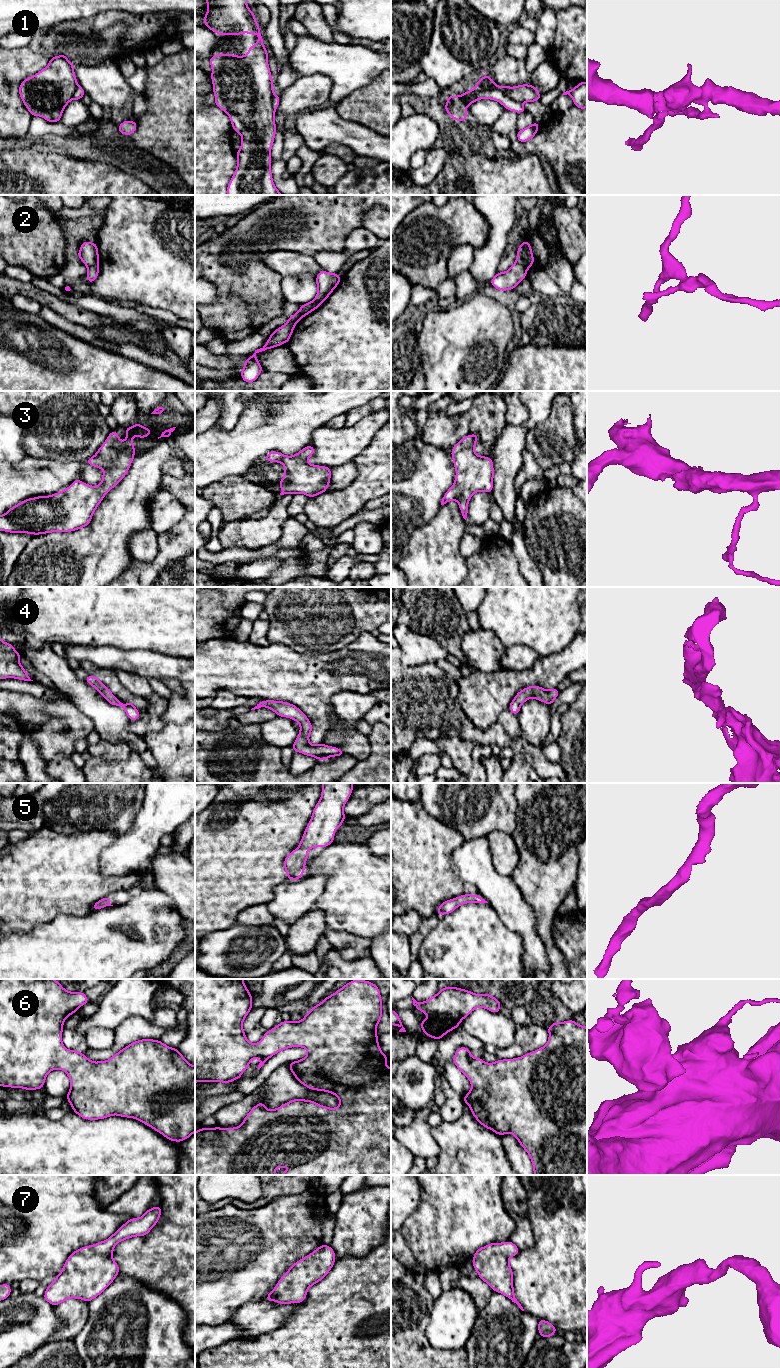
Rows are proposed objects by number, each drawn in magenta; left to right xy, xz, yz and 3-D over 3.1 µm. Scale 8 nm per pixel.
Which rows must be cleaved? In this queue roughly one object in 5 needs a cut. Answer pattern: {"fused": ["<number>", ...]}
{"fused": ["1", "2"]}

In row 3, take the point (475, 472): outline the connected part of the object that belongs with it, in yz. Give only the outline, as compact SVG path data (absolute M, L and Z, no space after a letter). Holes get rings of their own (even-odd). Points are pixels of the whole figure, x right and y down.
M470 434L461 439L451 450L456 469L455 482L442 498L441 505L451 500L459 504L463 518L468 515L468 503L474 493L493 490L493 460L475 453L477 434Z

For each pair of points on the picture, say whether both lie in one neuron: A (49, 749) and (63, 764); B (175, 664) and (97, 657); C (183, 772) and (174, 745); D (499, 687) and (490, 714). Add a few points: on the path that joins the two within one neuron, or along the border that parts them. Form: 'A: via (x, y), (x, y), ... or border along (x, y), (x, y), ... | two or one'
A: border along (70, 756), (64, 753), (57, 753), (47, 763) | two
B: via (156, 664), (116, 659) | one
C: via (183, 765), (183, 756), (179, 752) | one
D: via (492, 694), (490, 696), (490, 707) | one

